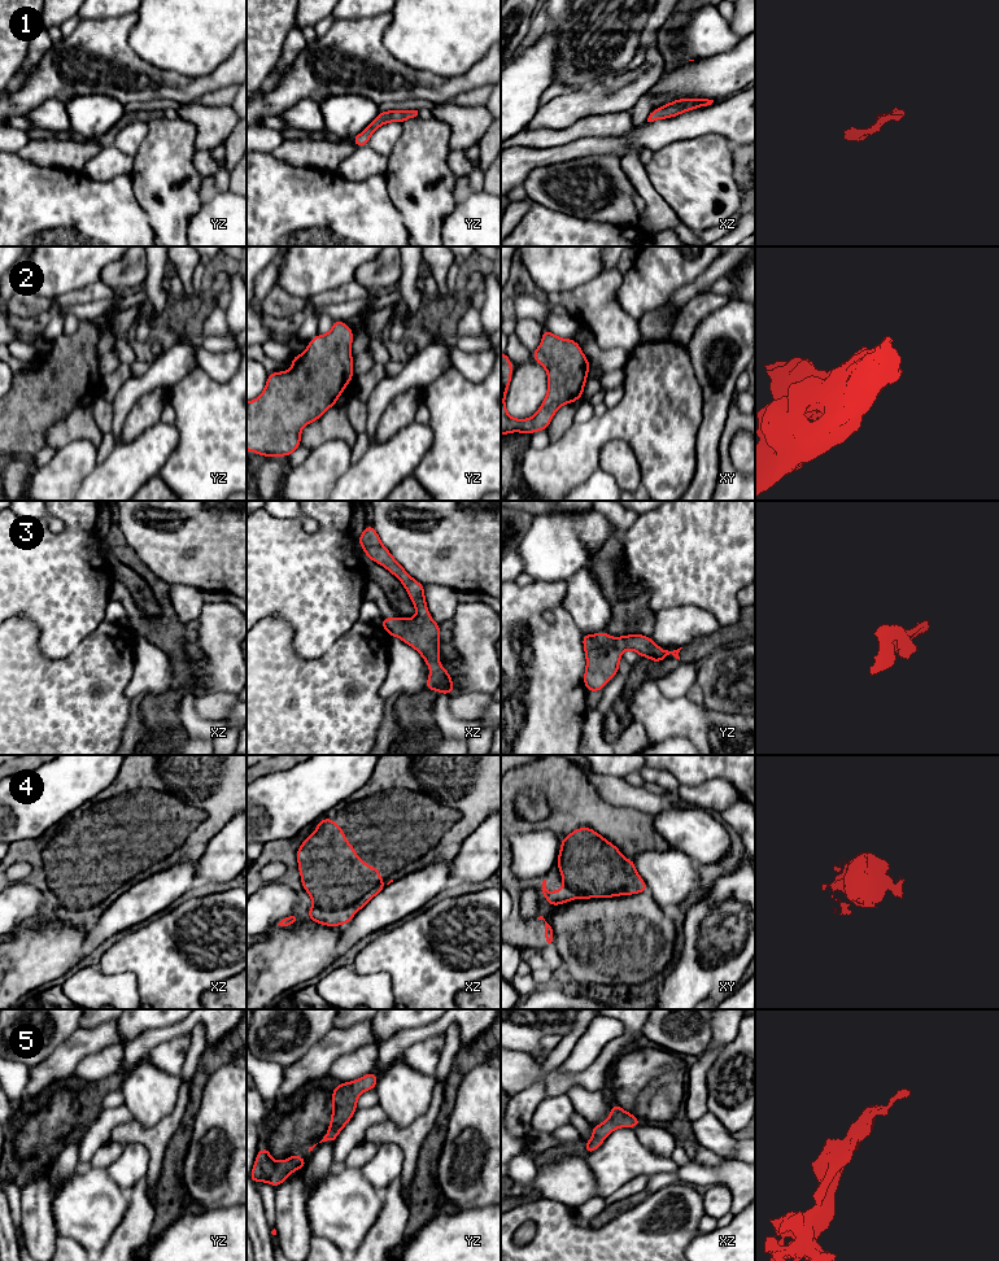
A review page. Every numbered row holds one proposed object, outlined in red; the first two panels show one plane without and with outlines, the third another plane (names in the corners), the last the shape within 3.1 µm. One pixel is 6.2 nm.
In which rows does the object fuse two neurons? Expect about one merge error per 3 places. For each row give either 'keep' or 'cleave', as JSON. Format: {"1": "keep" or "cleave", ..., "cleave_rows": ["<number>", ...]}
{"1": "keep", "2": "keep", "3": "keep", "4": "keep", "5": "keep", "cleave_rows": []}

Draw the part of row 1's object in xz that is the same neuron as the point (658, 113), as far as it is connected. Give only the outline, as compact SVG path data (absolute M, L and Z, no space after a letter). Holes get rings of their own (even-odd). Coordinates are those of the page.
M679 99L654 109L647 118L647 122L676 117L688 110L711 105L712 102L714 100L708 99Z

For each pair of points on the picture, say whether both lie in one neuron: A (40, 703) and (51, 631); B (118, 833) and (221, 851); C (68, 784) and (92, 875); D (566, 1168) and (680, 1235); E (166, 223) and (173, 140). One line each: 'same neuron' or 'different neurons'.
A: different neurons
B: different neurons
C: different neurons
D: different neurons
E: same neuron

